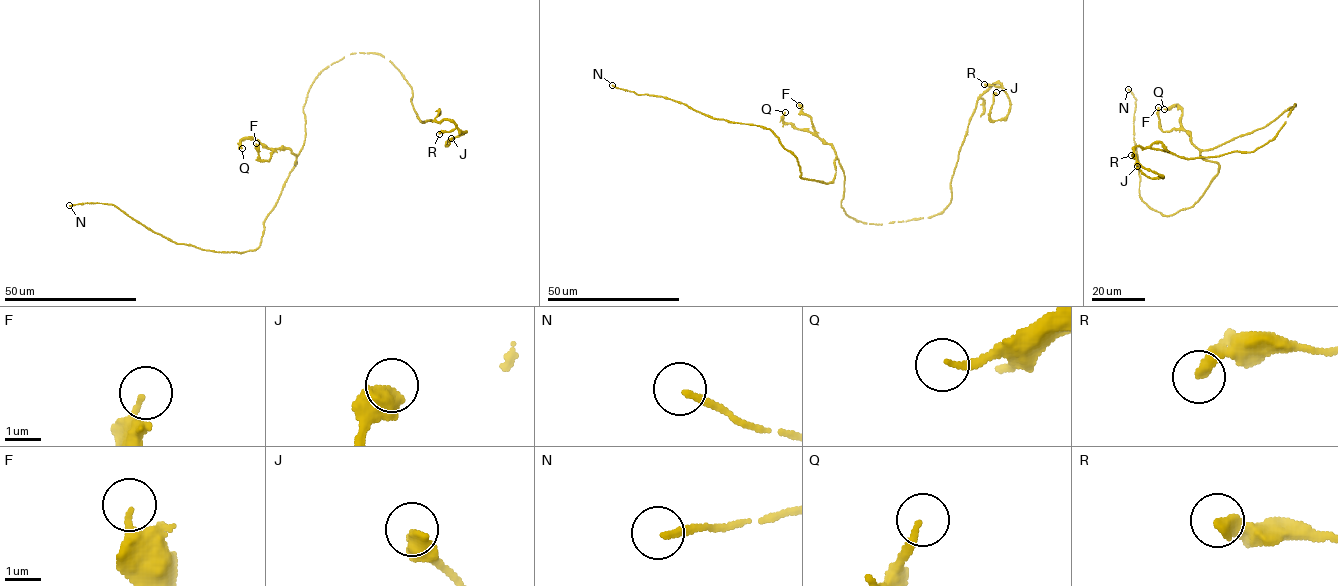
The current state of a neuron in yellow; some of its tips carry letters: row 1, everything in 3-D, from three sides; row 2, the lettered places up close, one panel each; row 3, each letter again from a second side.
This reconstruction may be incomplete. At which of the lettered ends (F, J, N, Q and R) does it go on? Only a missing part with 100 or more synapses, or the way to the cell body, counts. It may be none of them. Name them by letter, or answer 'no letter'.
no letter

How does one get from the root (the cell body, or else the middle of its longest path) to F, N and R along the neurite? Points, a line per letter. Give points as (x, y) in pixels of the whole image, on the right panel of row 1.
F: (1253, 131), (1200, 150), (1185, 131), (1163, 131), (1158, 107)
N: (1253, 131), (1201, 151), (1218, 164), (1218, 173), (1192, 206), (1166, 215), (1139, 194), (1136, 99), (1128, 89)
R: (1253, 131), (1296, 104), (1271, 140), (1252, 151), (1189, 159), (1139, 146), (1135, 157), (1131, 155)

